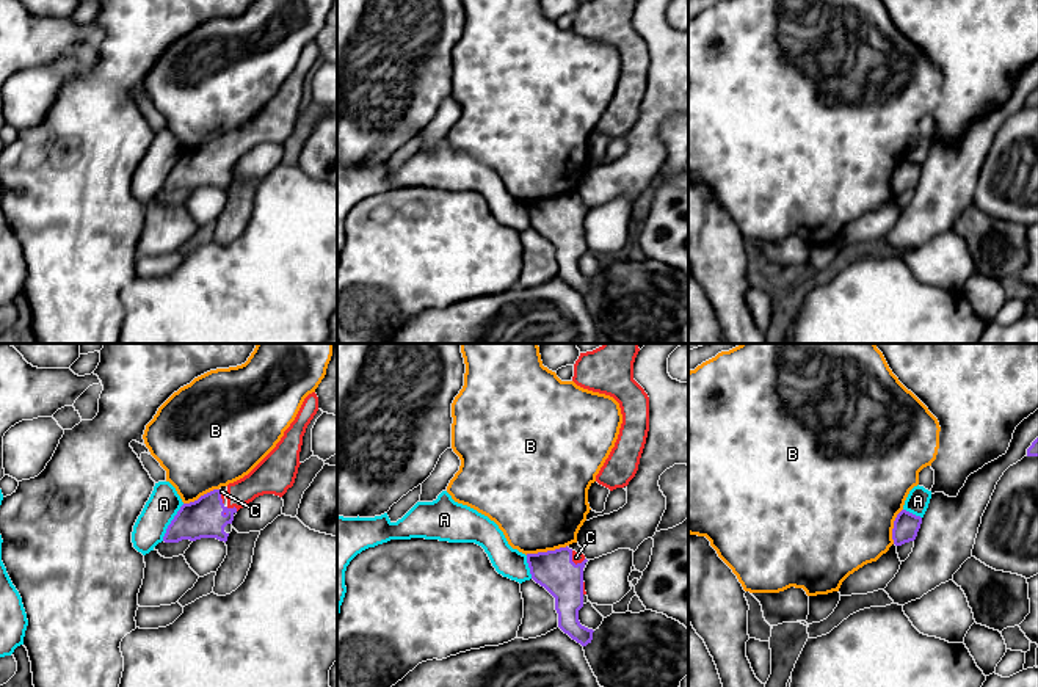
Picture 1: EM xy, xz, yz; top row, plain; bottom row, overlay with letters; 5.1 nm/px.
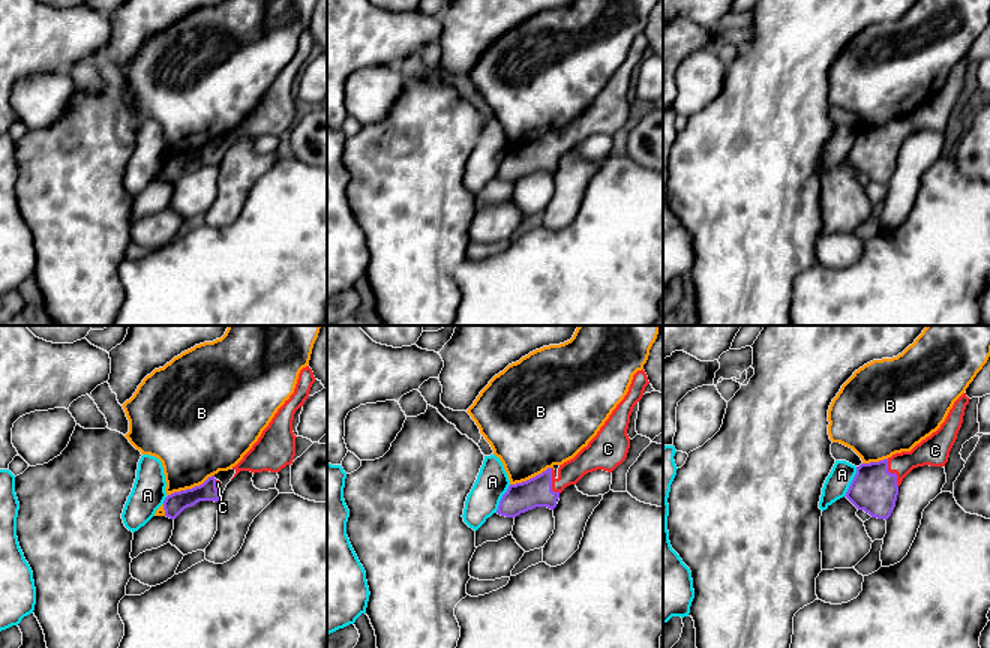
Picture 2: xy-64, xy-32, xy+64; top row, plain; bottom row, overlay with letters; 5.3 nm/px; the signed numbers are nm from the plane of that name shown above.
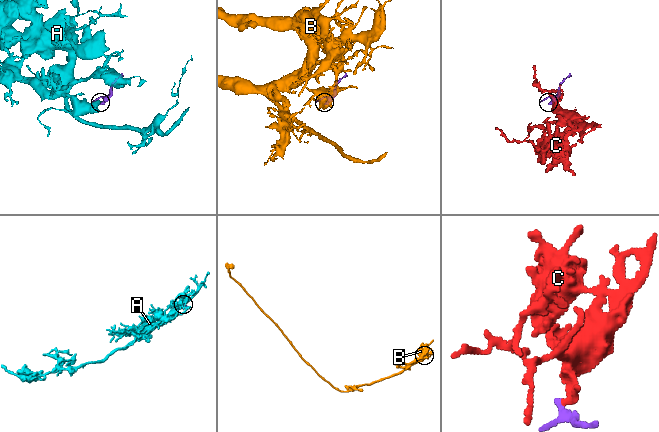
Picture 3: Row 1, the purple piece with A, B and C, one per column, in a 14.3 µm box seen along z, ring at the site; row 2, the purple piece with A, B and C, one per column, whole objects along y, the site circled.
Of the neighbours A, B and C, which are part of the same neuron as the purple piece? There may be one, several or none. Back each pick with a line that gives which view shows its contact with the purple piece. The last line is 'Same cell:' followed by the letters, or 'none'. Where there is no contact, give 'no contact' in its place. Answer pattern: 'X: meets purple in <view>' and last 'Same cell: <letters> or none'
C: meets purple in xy
Same cell: C

